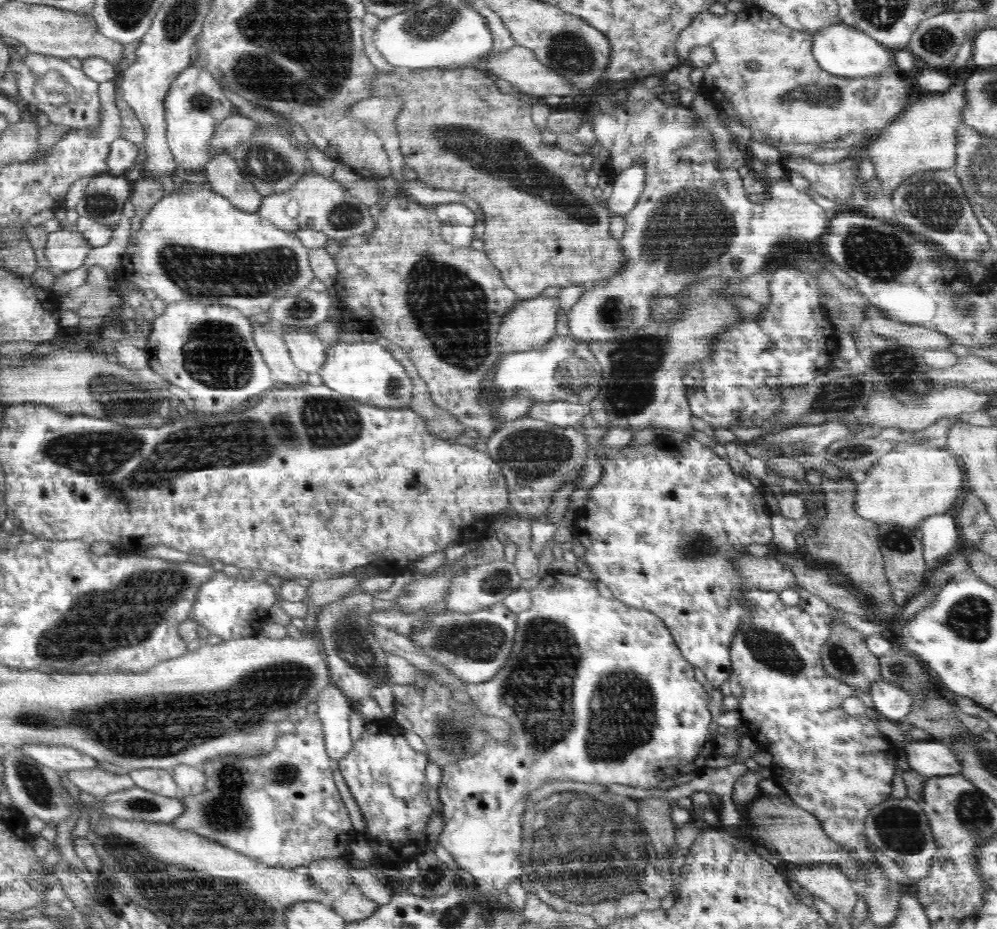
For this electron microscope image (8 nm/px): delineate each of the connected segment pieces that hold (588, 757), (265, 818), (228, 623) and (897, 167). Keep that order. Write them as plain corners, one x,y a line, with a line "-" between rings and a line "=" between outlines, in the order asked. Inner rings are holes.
550,572
541,578
540,584
531,591
531,605
528,610
517,614
517,628
515,632
516,642
512,646
512,652
506,666
488,682
484,684
467,683
466,688
460,690
467,692
472,698
470,707
478,706
478,712
482,715
504,718
510,722
514,734
510,742
495,742
490,739
476,754
462,758
454,764
442,766
442,780
437,791
440,802
444,807
442,816
445,824
439,840
440,844
453,856
459,868
463,868
474,877
474,887
488,899
494,899
497,893
504,892
508,884
518,881
516,878
522,874
520,856
520,834
522,834
522,819
525,815
528,795
540,786
555,781
580,781
614,780
616,784
622,784
626,788
638,787
651,789
659,782
668,779
676,779
676,774
687,774
696,771
698,765
714,754
715,737
710,731
710,722
713,722
708,709
708,700
711,695
696,681
694,666
681,654
671,632
661,618
653,612
644,609
628,607
617,599
608,599
600,596
594,582
582,579
578,575
565,575
564,573
=
317,713
308,714
304,718
299,718
298,723
295,725
295,731
293,733
281,733
276,738
276,744
270,752
266,754
258,754
258,756
242,756
241,754
234,754
232,756
218,756
214,760
208,760
200,765
201,769
206,775
206,786
200,794
196,796
181,797
186,810
182,816
172,820
172,824
176,824
176,829
188,829
188,831
194,831
196,834
210,840
216,840
216,842
238,851
250,858
256,859
259,863
268,865
269,867
282,867
285,869
304,870
310,863
315,860
328,858
328,859
347,859
349,857
349,846
352,842
352,838
348,835
348,832
352,832
352,822
348,817
348,811
345,808
345,804
342,801
342,796
334,783
332,777
332,771
330,770
330,757
328,756
325,747
325,736
323,733
323,726
321,720
317,717
=
216,572
206,581
195,598
192,618
223,641
260,634
261,626
267,621
267,610
278,602
277,588
266,581
254,580
253,576
245,580
240,575
232,577
223,572
=
952,86
946,92
934,92
934,94
923,94
916,104
906,107
899,117
892,124
879,131
878,139
871,144
863,153
863,157
870,157
874,165
874,175
878,177
882,185
878,194
868,200
868,206
864,211
869,217
879,219
890,219
895,214
893,201
891,200
894,190
908,180
910,176
918,171
952,169
956,162
956,132
963,124
963,113
967,106
964,86

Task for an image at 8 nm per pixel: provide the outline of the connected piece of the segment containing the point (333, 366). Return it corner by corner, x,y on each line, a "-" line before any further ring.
338,341
327,347
326,360
319,370
322,384
344,397
382,408
408,407
413,395
413,382
406,369
395,359
394,353
377,342

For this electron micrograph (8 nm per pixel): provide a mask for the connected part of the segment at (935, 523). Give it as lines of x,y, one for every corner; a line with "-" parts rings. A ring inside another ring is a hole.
948,511
927,516
926,520
920,524
919,530
924,535
921,543
928,572
942,566
961,545
958,526

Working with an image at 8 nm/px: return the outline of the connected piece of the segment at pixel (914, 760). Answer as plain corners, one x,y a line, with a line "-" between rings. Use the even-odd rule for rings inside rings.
938,739
912,741
904,747
909,768
927,777
960,775
962,763
956,753

